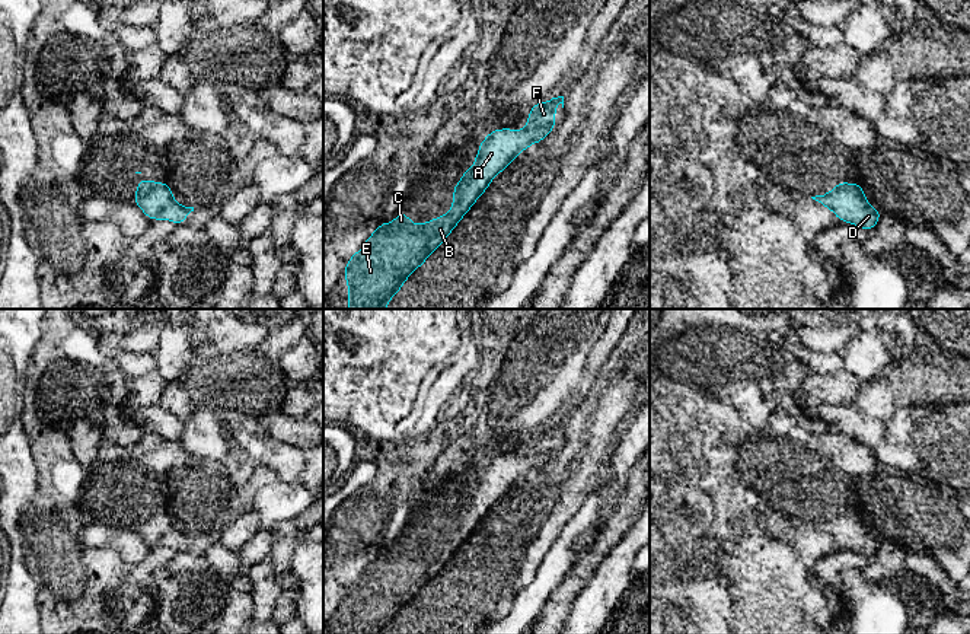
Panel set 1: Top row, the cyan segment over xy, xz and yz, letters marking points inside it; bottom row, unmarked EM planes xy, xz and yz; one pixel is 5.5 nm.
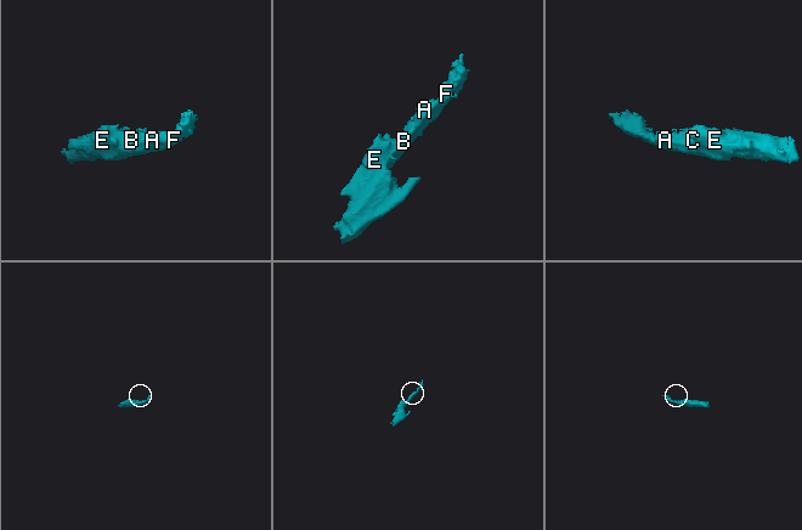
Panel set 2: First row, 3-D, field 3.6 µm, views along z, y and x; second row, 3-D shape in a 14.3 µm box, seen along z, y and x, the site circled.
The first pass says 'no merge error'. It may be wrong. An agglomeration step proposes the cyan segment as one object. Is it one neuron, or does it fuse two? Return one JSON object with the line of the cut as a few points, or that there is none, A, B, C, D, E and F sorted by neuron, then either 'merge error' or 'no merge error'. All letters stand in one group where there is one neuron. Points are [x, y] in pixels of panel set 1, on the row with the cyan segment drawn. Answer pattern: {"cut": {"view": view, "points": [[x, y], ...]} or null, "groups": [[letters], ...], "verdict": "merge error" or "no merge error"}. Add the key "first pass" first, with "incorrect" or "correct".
{"first pass": "correct", "cut": null, "groups": [["A", "B", "C", "D", "E", "F"]], "verdict": "no merge error"}

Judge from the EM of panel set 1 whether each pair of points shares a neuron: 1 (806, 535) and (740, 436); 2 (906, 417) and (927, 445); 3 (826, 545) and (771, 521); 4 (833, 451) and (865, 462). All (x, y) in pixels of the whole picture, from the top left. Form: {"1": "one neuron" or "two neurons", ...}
{"1": "two neurons", "2": "one neuron", "3": "one neuron", "4": "one neuron"}

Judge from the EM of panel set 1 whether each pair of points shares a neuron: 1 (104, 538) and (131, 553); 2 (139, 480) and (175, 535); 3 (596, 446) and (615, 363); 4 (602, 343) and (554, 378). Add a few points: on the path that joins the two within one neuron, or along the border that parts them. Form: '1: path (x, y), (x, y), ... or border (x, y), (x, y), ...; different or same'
1: path (111, 538), (117, 538), (124, 545); same
2: path (139, 494), (160, 522); same
3: border (628, 359), (624, 378), (603, 392), (590, 417); different
4: border (599, 335), (587, 357), (583, 375); different

